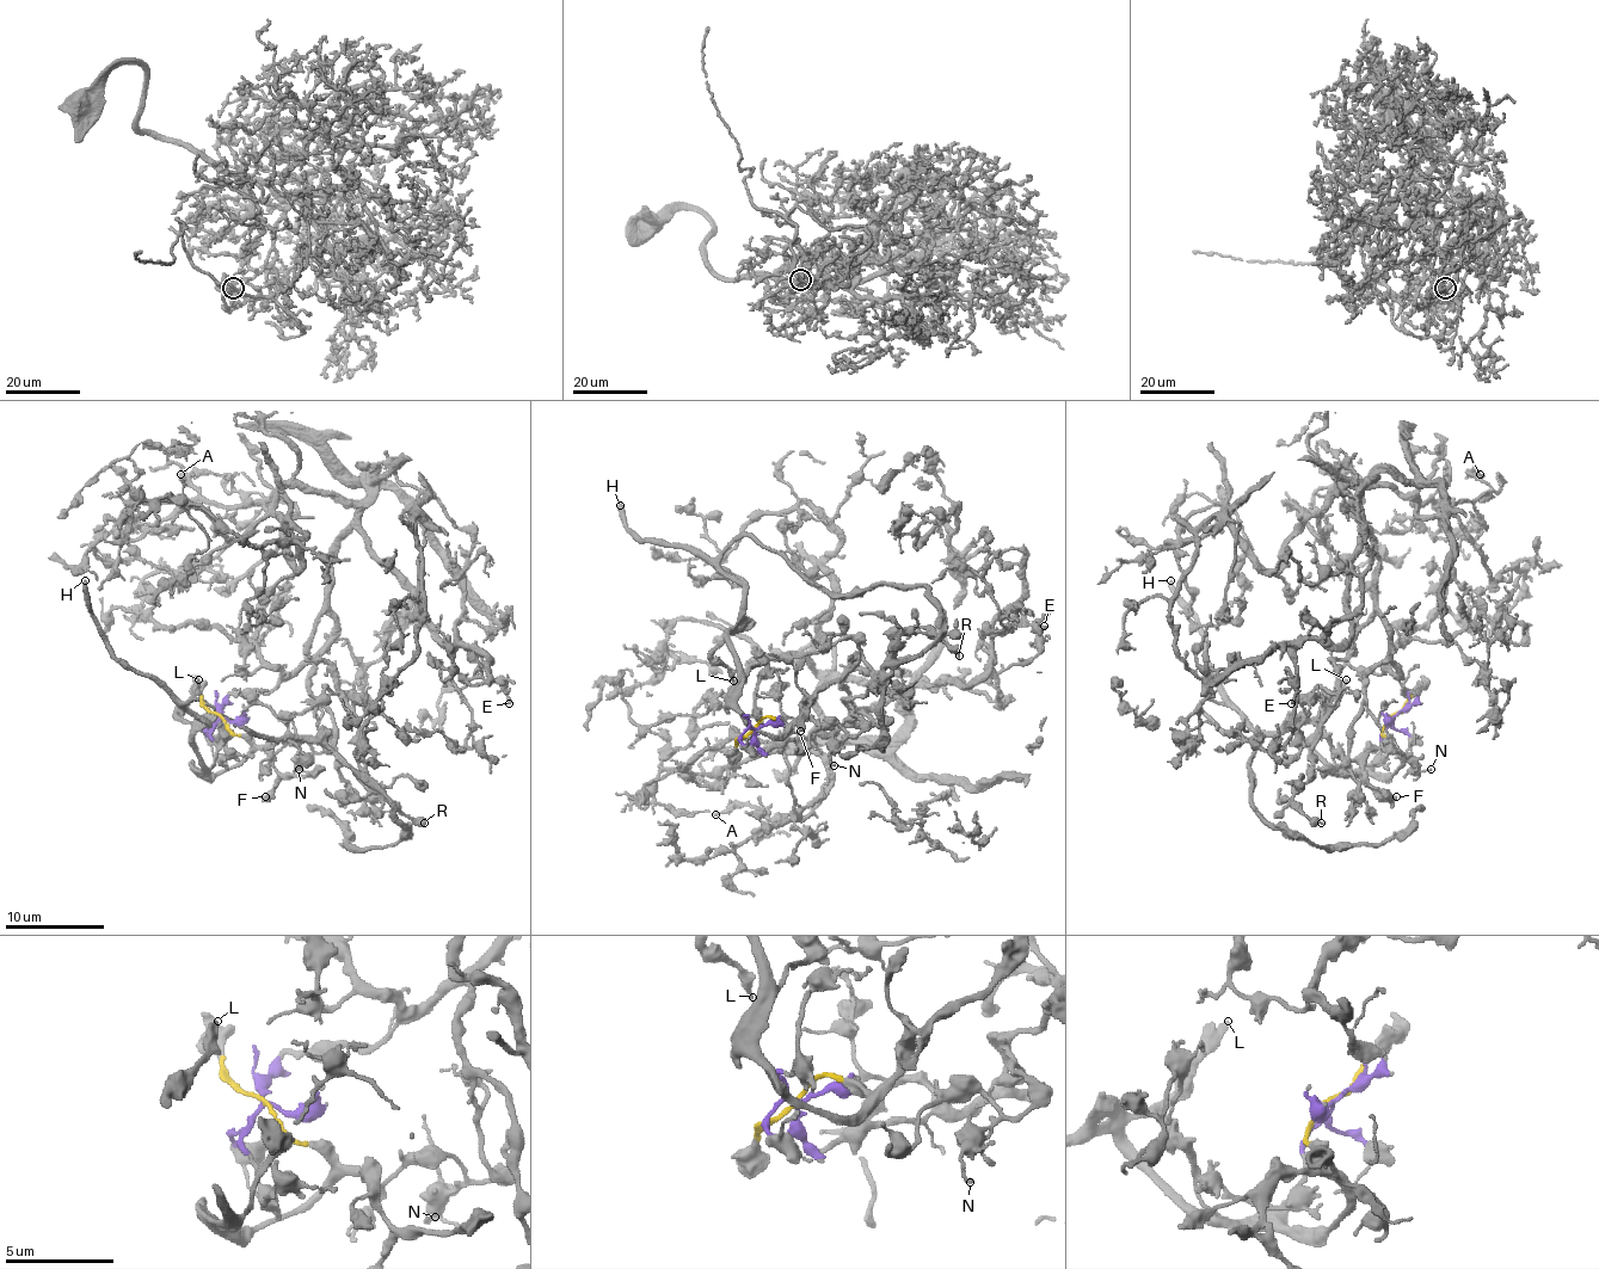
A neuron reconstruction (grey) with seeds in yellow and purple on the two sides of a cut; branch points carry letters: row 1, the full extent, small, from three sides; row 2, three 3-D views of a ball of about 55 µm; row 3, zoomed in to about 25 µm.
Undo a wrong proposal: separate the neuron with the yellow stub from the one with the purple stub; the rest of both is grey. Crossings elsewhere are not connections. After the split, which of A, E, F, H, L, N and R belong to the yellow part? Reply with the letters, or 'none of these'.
F, H, L

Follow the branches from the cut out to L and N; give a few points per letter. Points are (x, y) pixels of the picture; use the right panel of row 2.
L: (1394, 716), (1382, 731), (1401, 756), (1401, 763), (1391, 772), (1336, 770), (1299, 728), (1320, 714), (1347, 678)
N: (1394, 716), (1416, 696), (1387, 661), (1366, 676), (1366, 706), (1384, 749), (1419, 770), (1431, 768)

